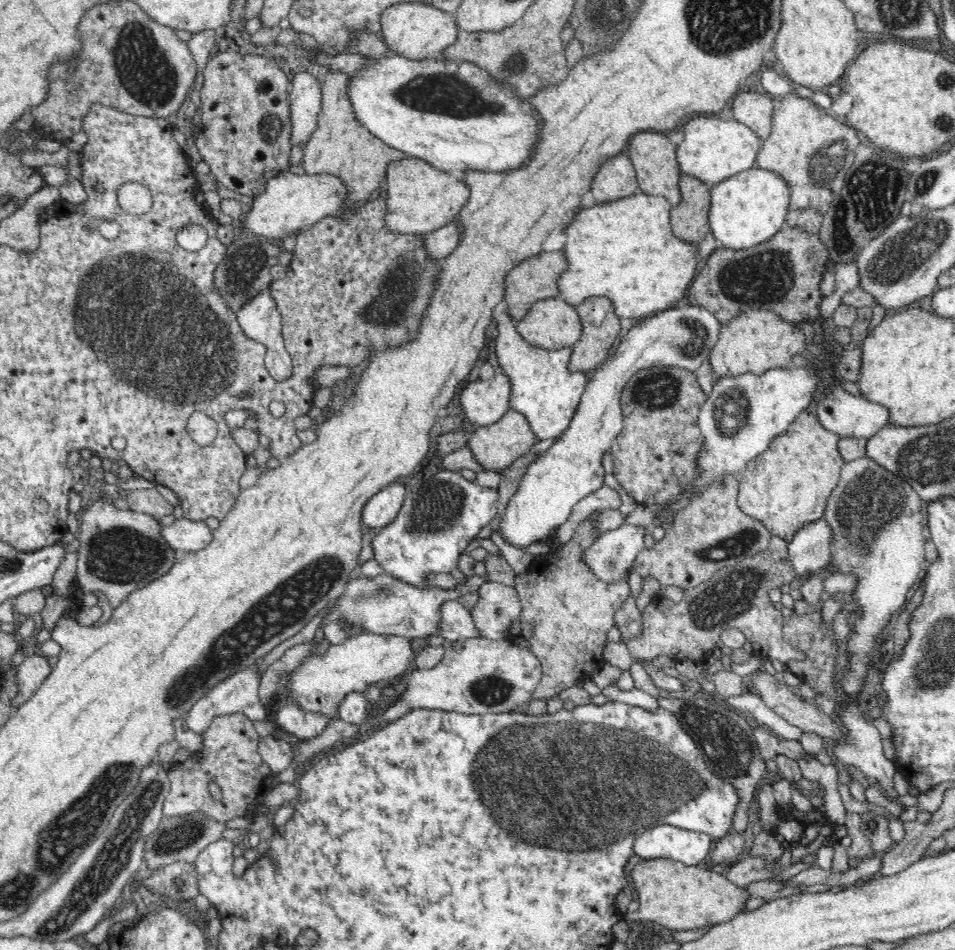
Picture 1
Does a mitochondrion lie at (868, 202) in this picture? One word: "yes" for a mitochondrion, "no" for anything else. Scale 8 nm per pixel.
yes

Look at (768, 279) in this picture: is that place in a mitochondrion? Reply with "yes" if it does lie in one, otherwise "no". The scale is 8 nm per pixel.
yes

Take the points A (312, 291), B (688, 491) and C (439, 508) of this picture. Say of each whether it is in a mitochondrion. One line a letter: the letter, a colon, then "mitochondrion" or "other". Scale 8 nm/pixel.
A: other
B: other
C: mitochondrion

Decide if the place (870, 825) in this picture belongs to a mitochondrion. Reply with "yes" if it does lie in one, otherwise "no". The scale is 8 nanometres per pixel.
no

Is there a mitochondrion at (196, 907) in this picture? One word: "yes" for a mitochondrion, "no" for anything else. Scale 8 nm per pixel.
no

